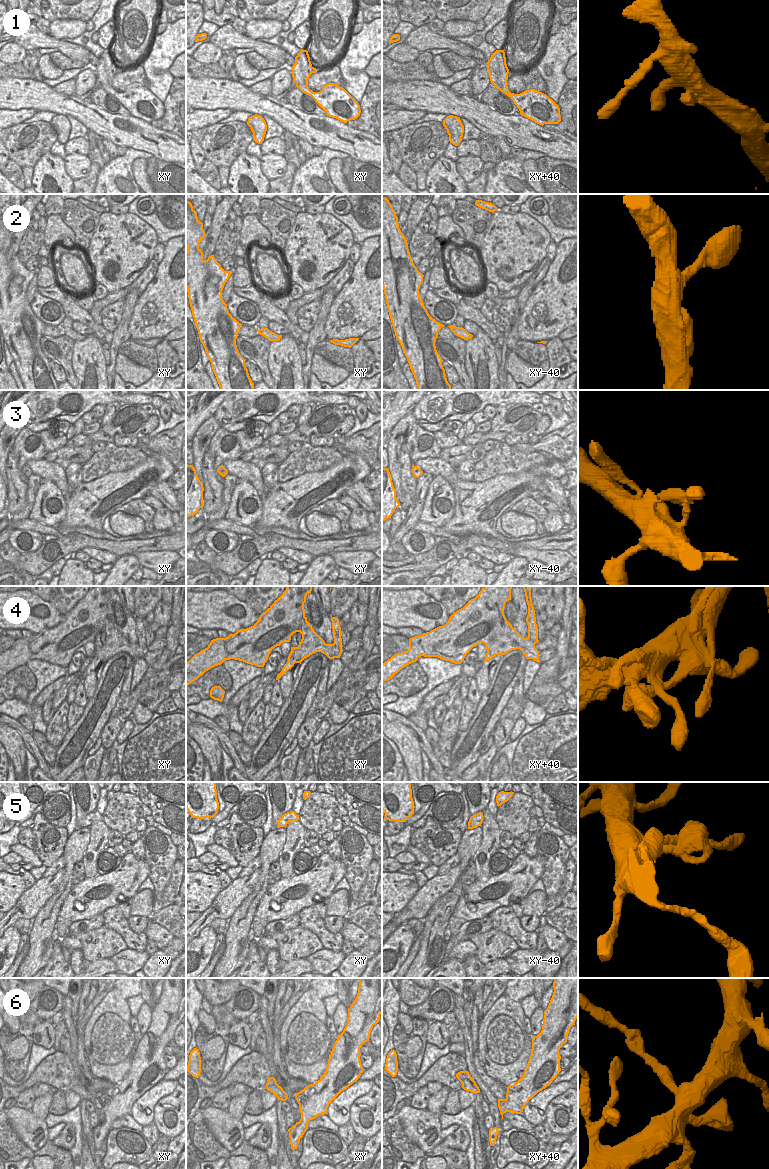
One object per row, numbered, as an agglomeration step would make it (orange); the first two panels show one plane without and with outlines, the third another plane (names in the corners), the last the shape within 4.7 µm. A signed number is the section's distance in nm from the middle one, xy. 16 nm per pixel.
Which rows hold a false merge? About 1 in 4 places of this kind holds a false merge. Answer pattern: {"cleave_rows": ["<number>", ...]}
{"cleave_rows": ["6"]}

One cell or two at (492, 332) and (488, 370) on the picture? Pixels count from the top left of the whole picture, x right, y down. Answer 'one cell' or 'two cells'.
two cells

